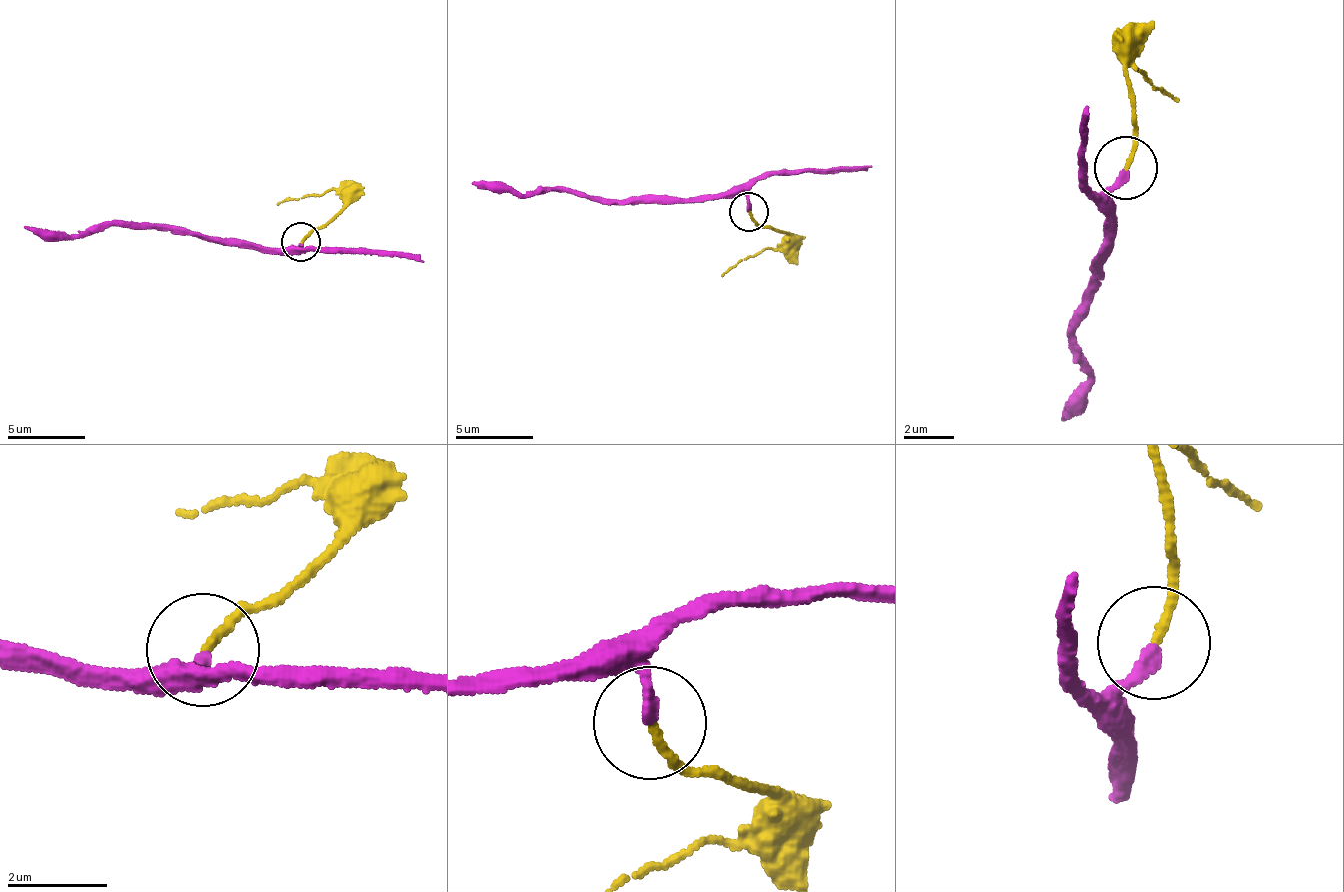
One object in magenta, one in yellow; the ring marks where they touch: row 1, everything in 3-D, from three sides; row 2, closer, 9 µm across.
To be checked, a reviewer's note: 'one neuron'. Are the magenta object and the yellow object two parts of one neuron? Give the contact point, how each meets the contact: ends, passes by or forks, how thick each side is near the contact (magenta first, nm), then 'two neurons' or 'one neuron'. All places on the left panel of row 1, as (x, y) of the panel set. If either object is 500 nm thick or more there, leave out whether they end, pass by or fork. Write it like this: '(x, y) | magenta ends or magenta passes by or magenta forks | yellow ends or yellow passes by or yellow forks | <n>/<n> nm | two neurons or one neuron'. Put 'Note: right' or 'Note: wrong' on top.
Note: wrong
(301, 242) | magenta ends | yellow ends | 260/160 nm | two neurons

